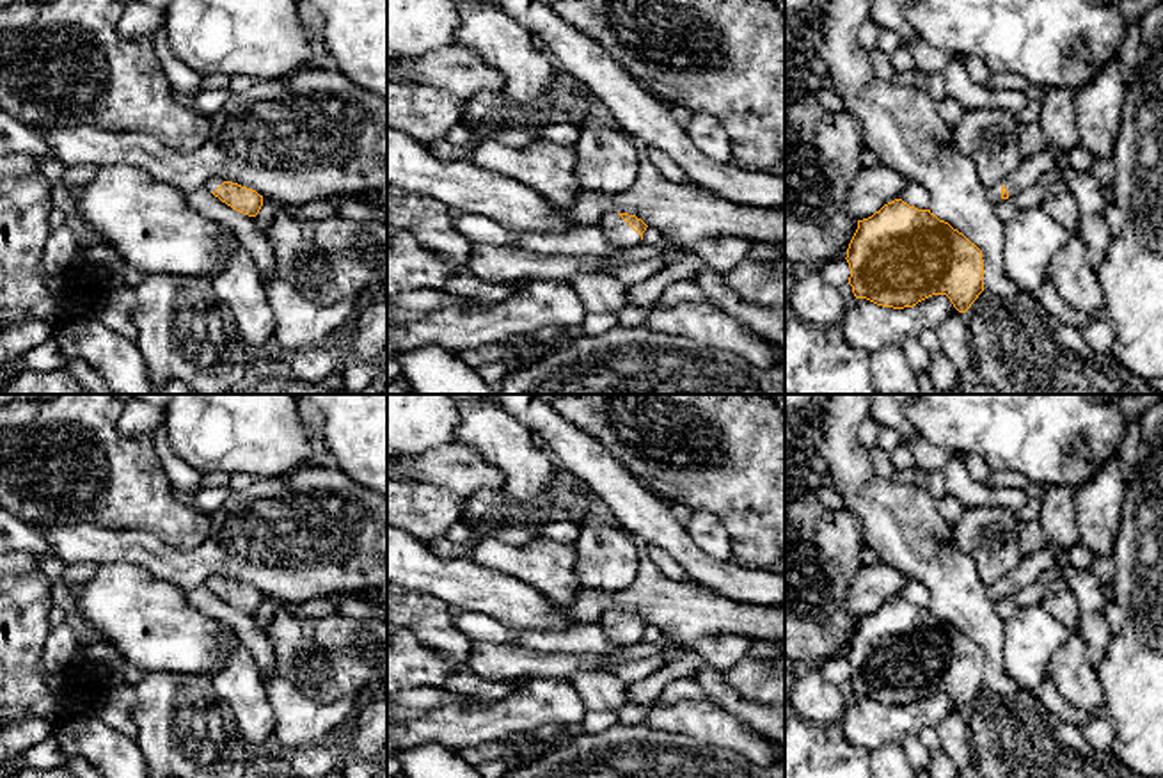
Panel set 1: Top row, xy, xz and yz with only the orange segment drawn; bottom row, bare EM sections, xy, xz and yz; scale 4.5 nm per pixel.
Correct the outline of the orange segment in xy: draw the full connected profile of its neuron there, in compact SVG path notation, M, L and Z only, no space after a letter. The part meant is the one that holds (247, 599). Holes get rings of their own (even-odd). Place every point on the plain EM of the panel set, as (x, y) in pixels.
M213 577L206 583L206 588L233 607L249 615L256 615L263 604L263 593L238 581Z

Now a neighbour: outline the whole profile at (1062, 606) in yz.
M1065 590L1060 593L1048 593L1040 606L1069 631L1078 629L1080 622L1080 604L1076 597Z

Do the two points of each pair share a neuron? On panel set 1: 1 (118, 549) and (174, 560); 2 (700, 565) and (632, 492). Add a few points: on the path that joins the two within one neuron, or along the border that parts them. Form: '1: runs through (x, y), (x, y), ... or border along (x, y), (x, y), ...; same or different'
1: runs through (132, 549), (146, 549), (160, 560); same
2: runs through (682, 547), (645, 510); same

